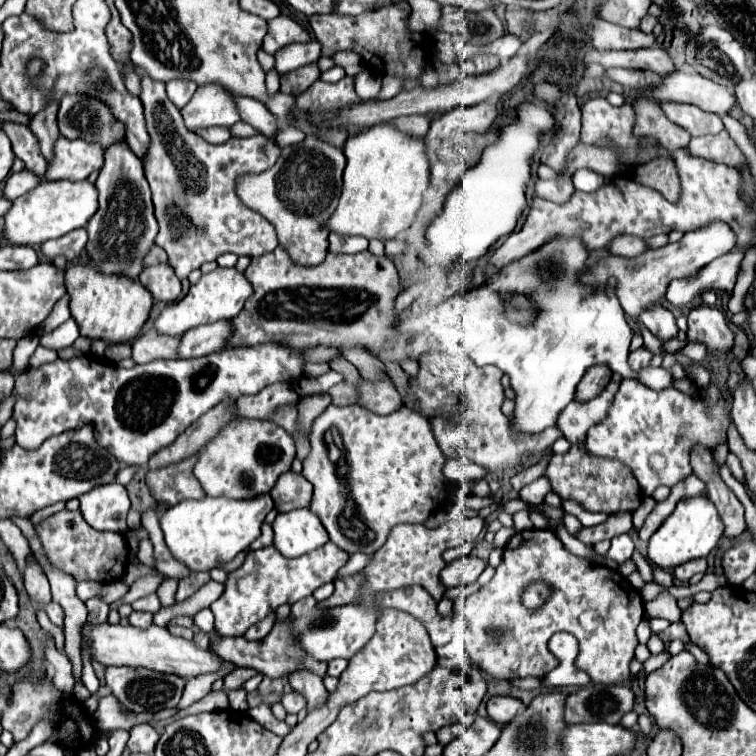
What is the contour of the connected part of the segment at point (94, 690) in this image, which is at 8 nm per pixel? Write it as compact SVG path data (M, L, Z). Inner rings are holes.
M82 656L82 660L84 660L84 674L82 674L82 682L84 682L84 686L90 690L90 694L94 696L94 694L98 694L100 682L98 682L94 670L92 670L92 662L90 662L90 658L88 658L88 656Z

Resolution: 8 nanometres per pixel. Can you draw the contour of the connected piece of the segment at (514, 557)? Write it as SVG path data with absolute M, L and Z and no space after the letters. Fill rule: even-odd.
M524 530L516 532L508 546L504 548L502 562L494 574L494 578L482 586L476 594L466 598L468 610L466 620L468 628L474 634L476 646L470 646L472 662L488 672L492 678L500 680L514 680L514 678L526 678L526 676L544 676L550 670L558 666L558 658L548 650L546 642L554 632L570 632L580 642L580 654L576 658L576 668L590 674L592 682L600 684L622 684L630 678L630 660L634 658L634 648L638 646L636 638L636 626L644 618L644 604L640 598L640 592L634 590L634 586L622 578L616 570L610 570L606 566L590 564L578 556L572 556L564 544L558 540L558 536L552 530ZM544 580L552 586L552 594L548 600L534 610L528 610L522 606L522 594L524 588L532 582Z

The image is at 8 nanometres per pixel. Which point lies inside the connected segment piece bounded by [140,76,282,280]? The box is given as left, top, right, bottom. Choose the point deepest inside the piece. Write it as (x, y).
(192, 209)

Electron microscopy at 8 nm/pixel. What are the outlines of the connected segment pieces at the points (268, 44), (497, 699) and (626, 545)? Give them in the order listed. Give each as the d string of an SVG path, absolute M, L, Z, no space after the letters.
M278 16L268 22L268 32L264 36L262 50L268 54L276 54L276 50L280 50L282 46L304 40L310 40L310 34L300 24L296 24L288 16Z
M492 696L488 700L488 716L496 724L508 724L522 708L524 704L512 696Z
M620 534L620 536L614 536L612 548L608 550L608 554L600 556L600 558L612 558L620 564L620 562L628 560L632 556L632 552L634 552L634 542L632 542L630 534Z

